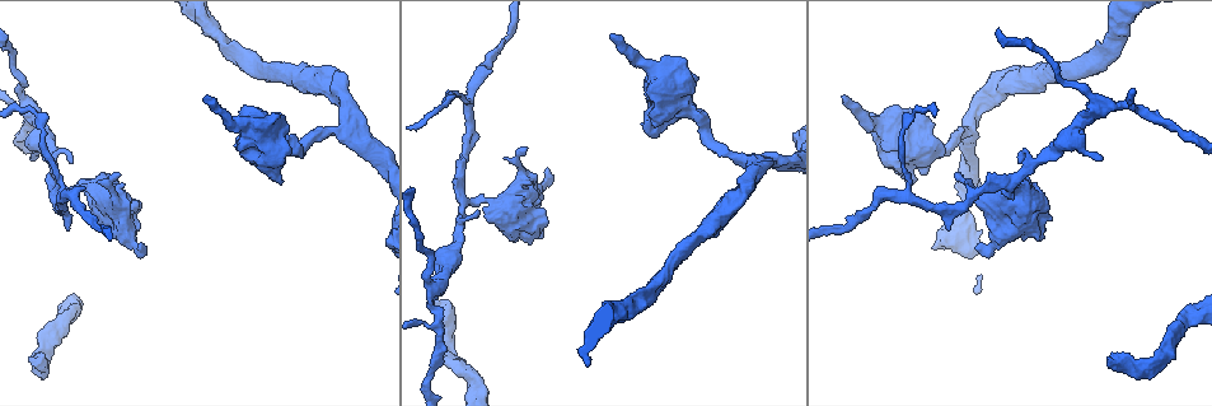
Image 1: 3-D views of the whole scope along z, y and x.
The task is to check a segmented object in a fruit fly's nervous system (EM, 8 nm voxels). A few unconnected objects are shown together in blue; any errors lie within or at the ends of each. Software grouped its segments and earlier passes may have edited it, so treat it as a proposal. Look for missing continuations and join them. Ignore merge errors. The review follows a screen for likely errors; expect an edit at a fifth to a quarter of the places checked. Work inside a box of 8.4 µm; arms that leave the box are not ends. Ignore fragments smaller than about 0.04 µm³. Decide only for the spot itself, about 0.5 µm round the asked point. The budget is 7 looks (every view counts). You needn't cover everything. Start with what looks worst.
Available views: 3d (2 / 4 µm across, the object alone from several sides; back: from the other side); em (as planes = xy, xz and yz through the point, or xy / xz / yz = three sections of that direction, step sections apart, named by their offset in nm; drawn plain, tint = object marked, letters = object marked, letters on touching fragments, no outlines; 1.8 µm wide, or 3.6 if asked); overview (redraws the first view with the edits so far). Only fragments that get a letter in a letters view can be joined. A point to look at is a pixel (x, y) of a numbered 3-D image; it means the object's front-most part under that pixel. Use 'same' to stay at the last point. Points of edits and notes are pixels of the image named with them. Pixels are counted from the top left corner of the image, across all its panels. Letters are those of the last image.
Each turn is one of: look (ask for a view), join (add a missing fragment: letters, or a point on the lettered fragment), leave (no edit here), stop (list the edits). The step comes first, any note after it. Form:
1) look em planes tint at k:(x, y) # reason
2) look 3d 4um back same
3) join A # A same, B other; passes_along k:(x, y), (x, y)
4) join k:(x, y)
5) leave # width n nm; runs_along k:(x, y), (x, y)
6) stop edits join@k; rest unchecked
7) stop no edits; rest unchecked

look em planes letters at 1:(1109, 358) # long arm stops here

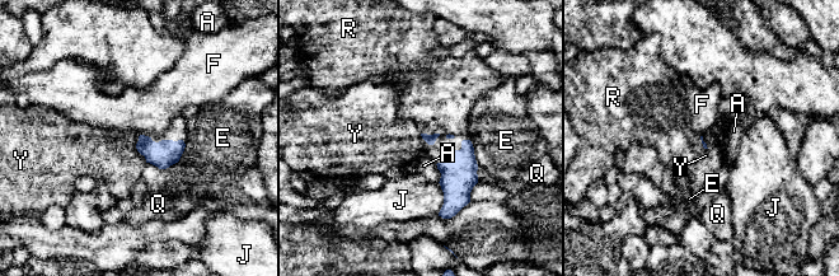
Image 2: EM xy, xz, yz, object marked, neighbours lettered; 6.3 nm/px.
join 2:(435, 97) # A other, E other, F other, J other, Q other, R same, Y other; passes_along 2:(430, 139), (429, 135), (435, 97); the neuron continues

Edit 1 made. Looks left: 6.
look 3d 2um at 1:(208, 95) # branch stops here

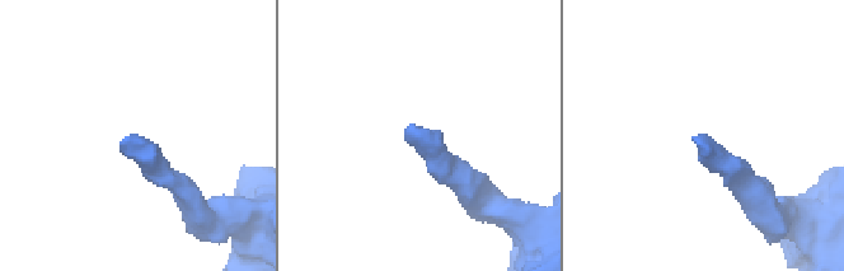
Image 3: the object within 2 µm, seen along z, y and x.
look em planes letters at 3:(694, 137) # now the EM

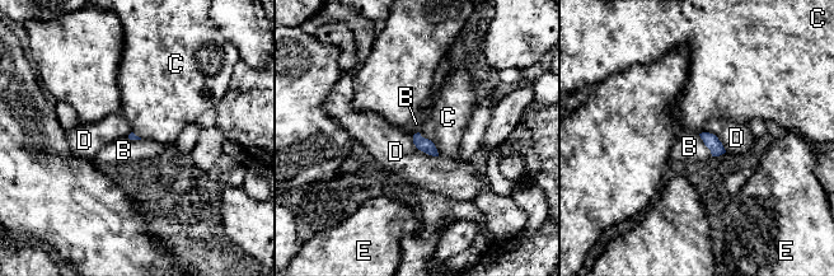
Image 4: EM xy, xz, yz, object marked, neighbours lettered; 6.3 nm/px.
join 4:(689, 146) # B same, C other, D other, E other; passes_along 4:(711, 141), (704, 144), (689, 146); it goes on there

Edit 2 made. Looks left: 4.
look 3d 4um at 1:(100, 186) # calibre changes

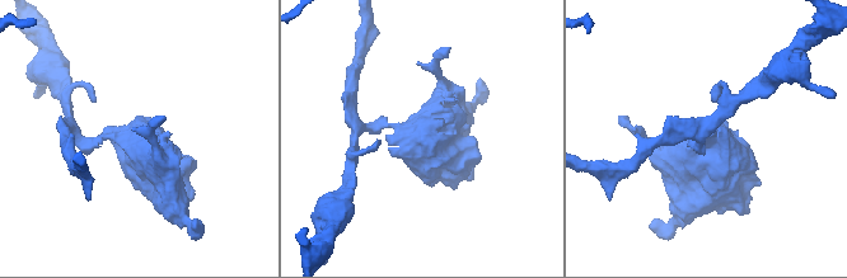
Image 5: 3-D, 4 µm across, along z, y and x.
look em 3.6um planes letters at 5:(137, 135)

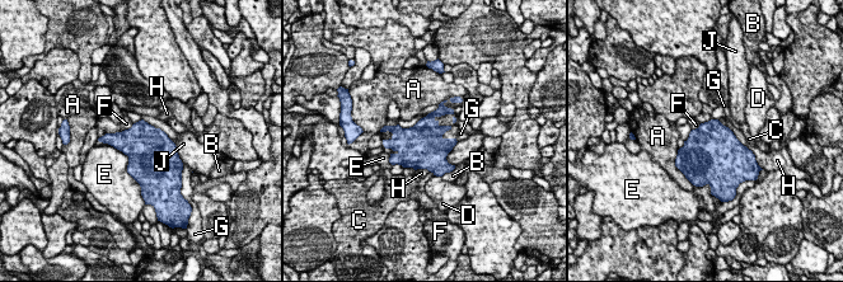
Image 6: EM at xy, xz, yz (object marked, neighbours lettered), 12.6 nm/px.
leave # width 550 nm; A other, B other, C other, D other, E other, F other, G other, H other, J other; border 6:(134, 123), (123, 131); none of them fits

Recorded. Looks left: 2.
stop edits join@2, join@4; rest unchecked

